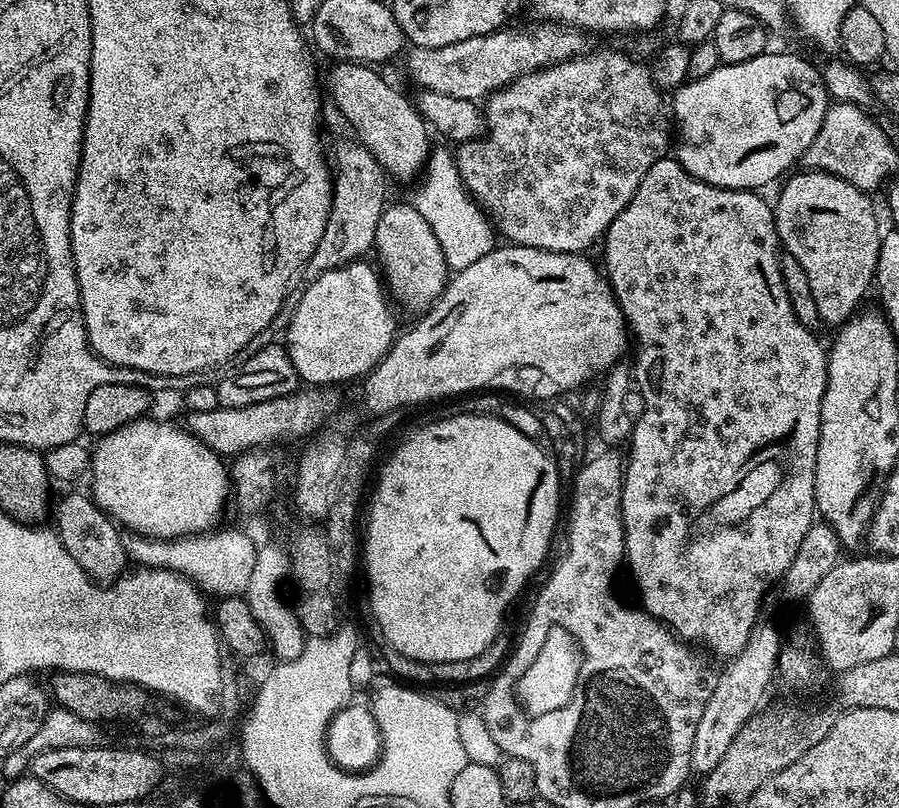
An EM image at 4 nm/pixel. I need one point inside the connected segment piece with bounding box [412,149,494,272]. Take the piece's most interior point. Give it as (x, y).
(464, 232)

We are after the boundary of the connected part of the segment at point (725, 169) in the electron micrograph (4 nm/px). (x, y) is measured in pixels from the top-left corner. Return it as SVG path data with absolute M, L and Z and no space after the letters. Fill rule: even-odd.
M775 50L766 51L758 58L750 58L750 62L721 64L720 67L710 70L710 74L697 80L689 79L681 84L679 88L675 89L673 96L676 97L670 100L670 108L674 113L675 127L676 124L680 127L680 153L678 153L680 165L691 176L707 184L713 184L719 188L743 188L745 190L764 190L764 187L771 180L776 180L781 175L780 180L789 171L787 168L795 160L797 163L803 157L805 150L810 146L810 142L814 142L814 138L822 126L822 118L826 118L826 110L830 103L830 97L824 85L824 77L819 67L815 68L810 61L803 60L800 56L791 56L788 52L775 52Z

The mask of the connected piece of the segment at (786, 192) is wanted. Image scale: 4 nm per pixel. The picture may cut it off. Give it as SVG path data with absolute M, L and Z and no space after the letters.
M800 170L800 173L789 175L777 200L774 200L773 216L776 232L779 234L783 249L797 258L799 265L806 271L814 302L817 303L821 323L839 327L847 321L860 306L860 300L871 289L875 281L877 260L880 257L881 228L870 202L871 197L854 187L852 183L831 175L828 172Z

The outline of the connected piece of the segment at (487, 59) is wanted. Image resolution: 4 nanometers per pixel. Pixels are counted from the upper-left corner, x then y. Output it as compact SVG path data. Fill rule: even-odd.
M544 22L539 26L541 28L532 28L529 32L497 30L486 36L466 38L466 42L454 42L450 46L409 47L408 72L421 84L421 89L450 94L450 98L480 102L525 72L536 72L539 68L547 68L549 64L556 64L560 60L569 60L585 51L586 36L583 31L555 22Z

